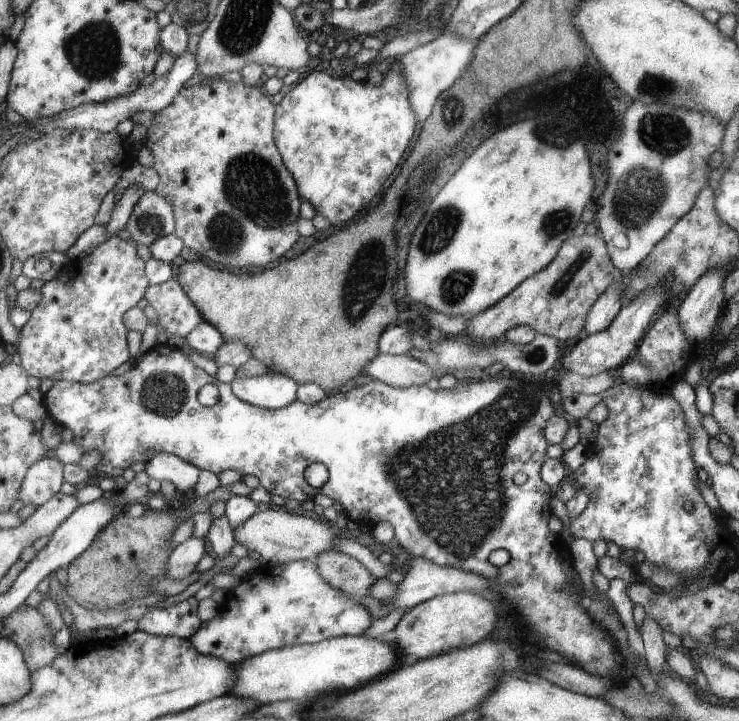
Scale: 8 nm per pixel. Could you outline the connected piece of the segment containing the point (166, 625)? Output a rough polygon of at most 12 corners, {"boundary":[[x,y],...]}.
{"boundary":[[189,597],[153,610],[137,627],[189,639],[202,626],[199,600]]}

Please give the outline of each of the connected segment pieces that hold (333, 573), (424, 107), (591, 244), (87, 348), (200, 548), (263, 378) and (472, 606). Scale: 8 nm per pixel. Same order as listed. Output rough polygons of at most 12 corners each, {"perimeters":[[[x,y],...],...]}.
{"perimeters":[[[336,549],[314,562],[325,581],[368,595],[377,581],[359,559]],[[447,31],[397,56],[422,124],[471,63],[477,39]],[[599,233],[470,318],[494,343],[511,328],[572,340],[620,276]],[[114,235],[40,289],[29,376],[90,385],[130,358],[150,279]],[[189,537],[173,548],[165,576],[175,581],[195,571],[210,552],[205,537]],[[264,373],[230,384],[241,401],[281,409],[297,400],[299,384]],[[472,591],[413,606],[395,626],[400,658],[475,645],[498,610]]]}

